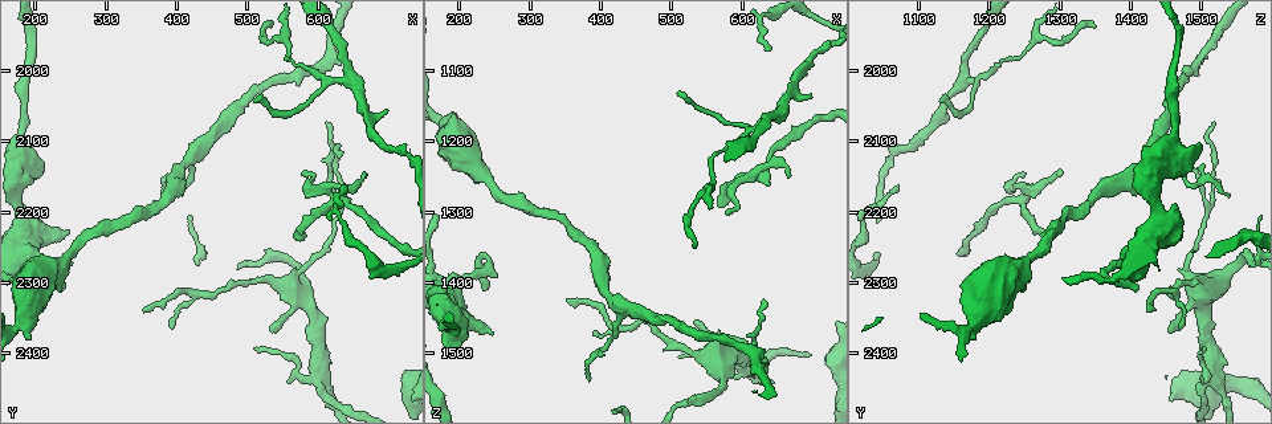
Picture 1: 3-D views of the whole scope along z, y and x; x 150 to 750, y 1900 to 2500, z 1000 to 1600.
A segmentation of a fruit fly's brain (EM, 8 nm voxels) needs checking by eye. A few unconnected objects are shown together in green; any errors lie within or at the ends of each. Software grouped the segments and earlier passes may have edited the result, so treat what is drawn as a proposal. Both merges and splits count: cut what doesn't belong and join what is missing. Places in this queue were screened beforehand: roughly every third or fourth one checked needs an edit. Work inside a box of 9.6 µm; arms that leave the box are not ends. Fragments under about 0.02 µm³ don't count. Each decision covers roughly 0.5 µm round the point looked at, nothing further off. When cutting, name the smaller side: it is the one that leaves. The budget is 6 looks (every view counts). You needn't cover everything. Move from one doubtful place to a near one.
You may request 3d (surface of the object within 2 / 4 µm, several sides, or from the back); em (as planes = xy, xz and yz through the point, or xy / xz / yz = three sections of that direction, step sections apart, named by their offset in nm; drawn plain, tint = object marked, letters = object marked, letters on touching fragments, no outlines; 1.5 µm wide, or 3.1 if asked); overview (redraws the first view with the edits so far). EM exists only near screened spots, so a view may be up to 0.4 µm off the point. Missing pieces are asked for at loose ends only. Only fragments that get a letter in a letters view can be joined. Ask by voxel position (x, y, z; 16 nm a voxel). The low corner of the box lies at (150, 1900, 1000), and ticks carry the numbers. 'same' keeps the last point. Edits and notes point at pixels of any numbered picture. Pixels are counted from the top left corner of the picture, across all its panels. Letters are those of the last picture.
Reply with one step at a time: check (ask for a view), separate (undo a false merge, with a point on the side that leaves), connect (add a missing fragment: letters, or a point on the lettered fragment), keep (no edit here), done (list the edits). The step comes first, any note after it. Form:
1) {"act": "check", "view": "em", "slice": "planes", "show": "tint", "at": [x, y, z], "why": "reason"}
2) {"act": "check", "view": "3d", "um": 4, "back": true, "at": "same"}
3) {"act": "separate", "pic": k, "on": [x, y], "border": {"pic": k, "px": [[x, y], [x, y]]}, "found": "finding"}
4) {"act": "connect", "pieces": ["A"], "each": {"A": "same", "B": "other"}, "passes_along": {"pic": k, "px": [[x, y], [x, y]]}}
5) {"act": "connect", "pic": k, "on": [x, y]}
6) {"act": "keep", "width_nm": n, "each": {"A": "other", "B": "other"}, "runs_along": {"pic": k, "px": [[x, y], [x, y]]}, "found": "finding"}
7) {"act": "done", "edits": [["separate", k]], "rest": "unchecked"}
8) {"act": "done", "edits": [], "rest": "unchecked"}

{"act": "check", "view": "3d", "um": 2, "at": [200, 2100, 1495], "why": "thick end"}

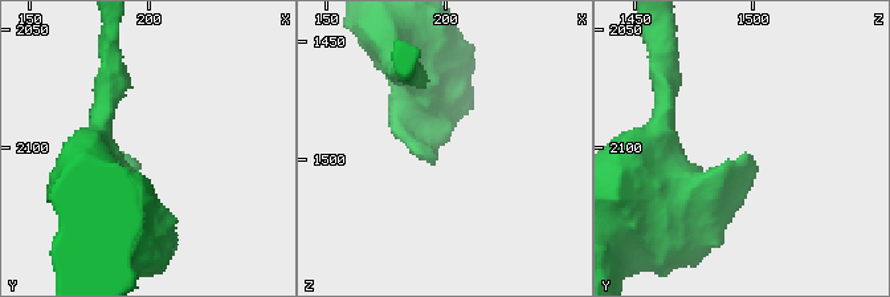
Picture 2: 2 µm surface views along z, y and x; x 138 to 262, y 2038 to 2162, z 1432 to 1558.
{"act": "check", "view": "em", "slice": "xy", "step": 4, "show": "letters", "at": [198, 2105, 1499]}

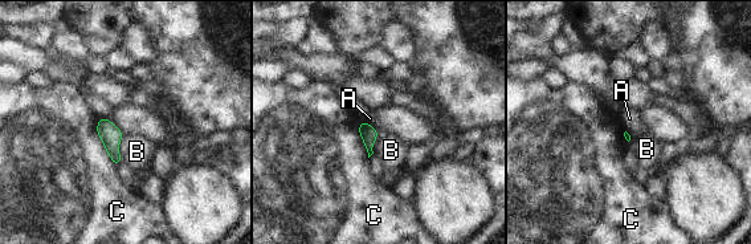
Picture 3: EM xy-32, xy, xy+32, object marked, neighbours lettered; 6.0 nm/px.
{"act": "check", "view": "em", "slice": "planes", "show": "letters", "at": "same"}

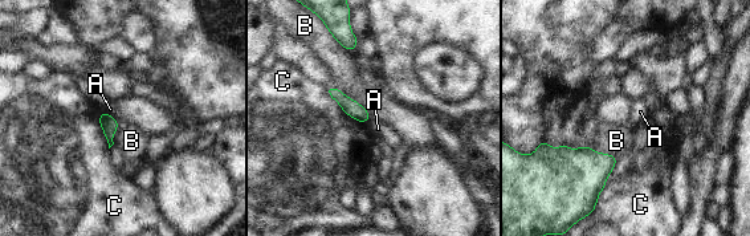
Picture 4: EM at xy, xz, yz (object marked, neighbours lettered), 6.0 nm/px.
{"act": "keep", "each": {"A": "other", "B": "other", "C": "other"}, "runs_along": {"pic": 4, "px": [[331, 90], [365, 117]]}, "found": "no lettered fragment goes on from it"}

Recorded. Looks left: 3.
{"act": "check", "view": "em", "slice": "planes", "show": "letters", "at": [625, 2185, 1250], "why": "a narrow waist"}

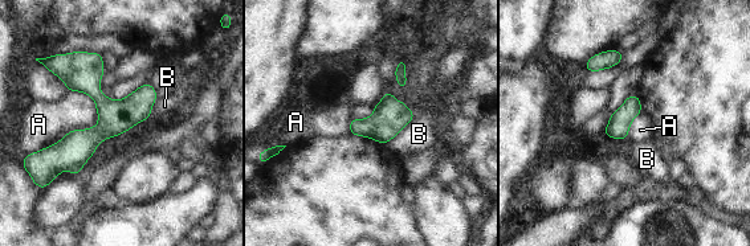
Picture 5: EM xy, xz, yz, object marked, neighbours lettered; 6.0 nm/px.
{"act": "keep", "each": {"A": "other", "B": "other"}, "runs_along": {"pic": 5, "px": [[76, 54], [104, 124], [56, 172]]}, "found": "continuous, no second neuron"}

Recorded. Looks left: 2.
{"act": "done", "edits": [], "rest": "unchecked"}

